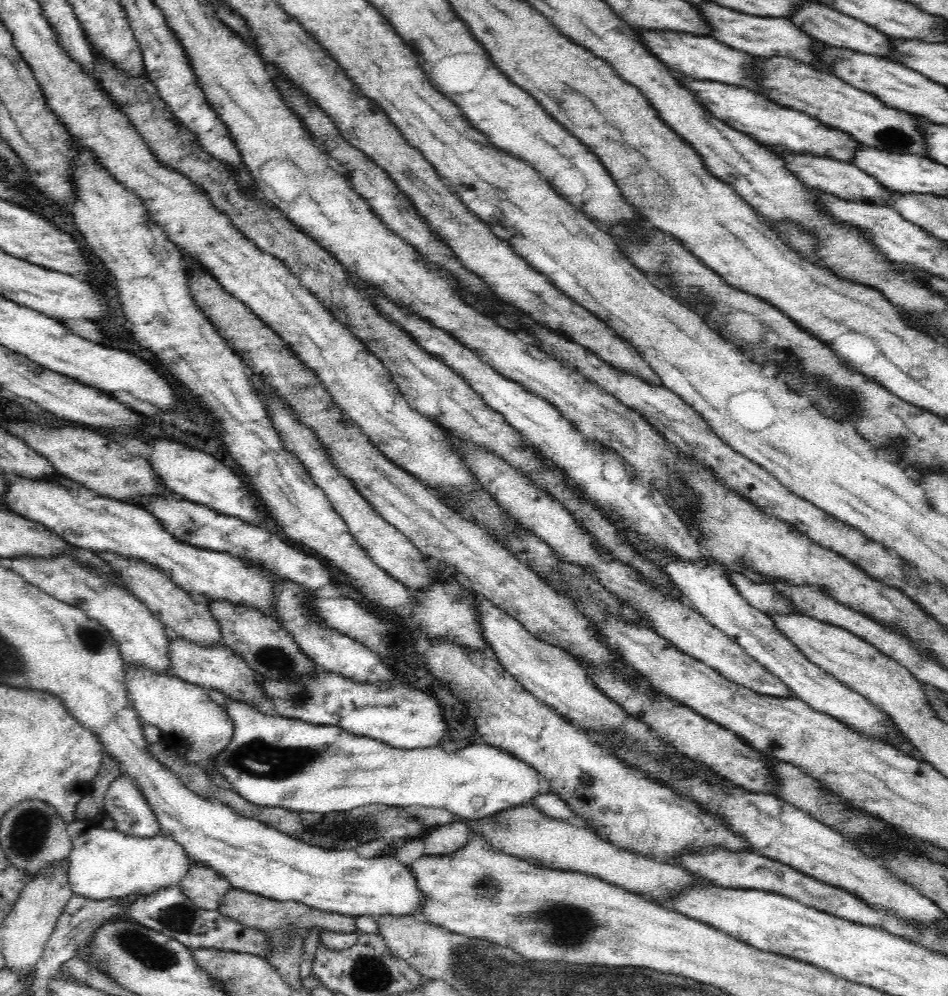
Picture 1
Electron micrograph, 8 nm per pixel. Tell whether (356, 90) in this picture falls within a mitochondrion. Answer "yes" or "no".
no

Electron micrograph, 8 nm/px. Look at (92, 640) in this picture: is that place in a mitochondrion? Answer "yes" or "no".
yes

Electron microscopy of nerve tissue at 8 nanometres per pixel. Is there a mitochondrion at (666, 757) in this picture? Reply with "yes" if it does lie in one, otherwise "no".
no

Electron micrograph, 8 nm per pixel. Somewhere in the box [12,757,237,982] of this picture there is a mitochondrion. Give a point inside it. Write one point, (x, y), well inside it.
(139, 945)

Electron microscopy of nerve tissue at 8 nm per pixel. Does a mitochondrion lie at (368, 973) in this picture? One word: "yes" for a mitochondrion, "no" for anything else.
yes

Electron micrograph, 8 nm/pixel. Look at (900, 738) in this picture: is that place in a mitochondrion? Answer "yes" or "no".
no

